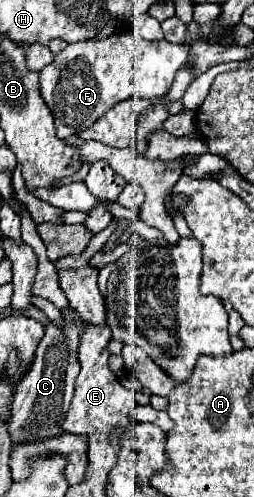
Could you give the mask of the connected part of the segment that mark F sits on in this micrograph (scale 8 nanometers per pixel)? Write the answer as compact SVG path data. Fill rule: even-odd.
M115 33L103 41L87 39L67 45L65 51L55 55L55 61L39 71L41 95L55 117L57 137L67 139L91 127L115 103L139 95L153 99L167 93L175 71L189 55L187 45L159 43L139 39L135 33Z

